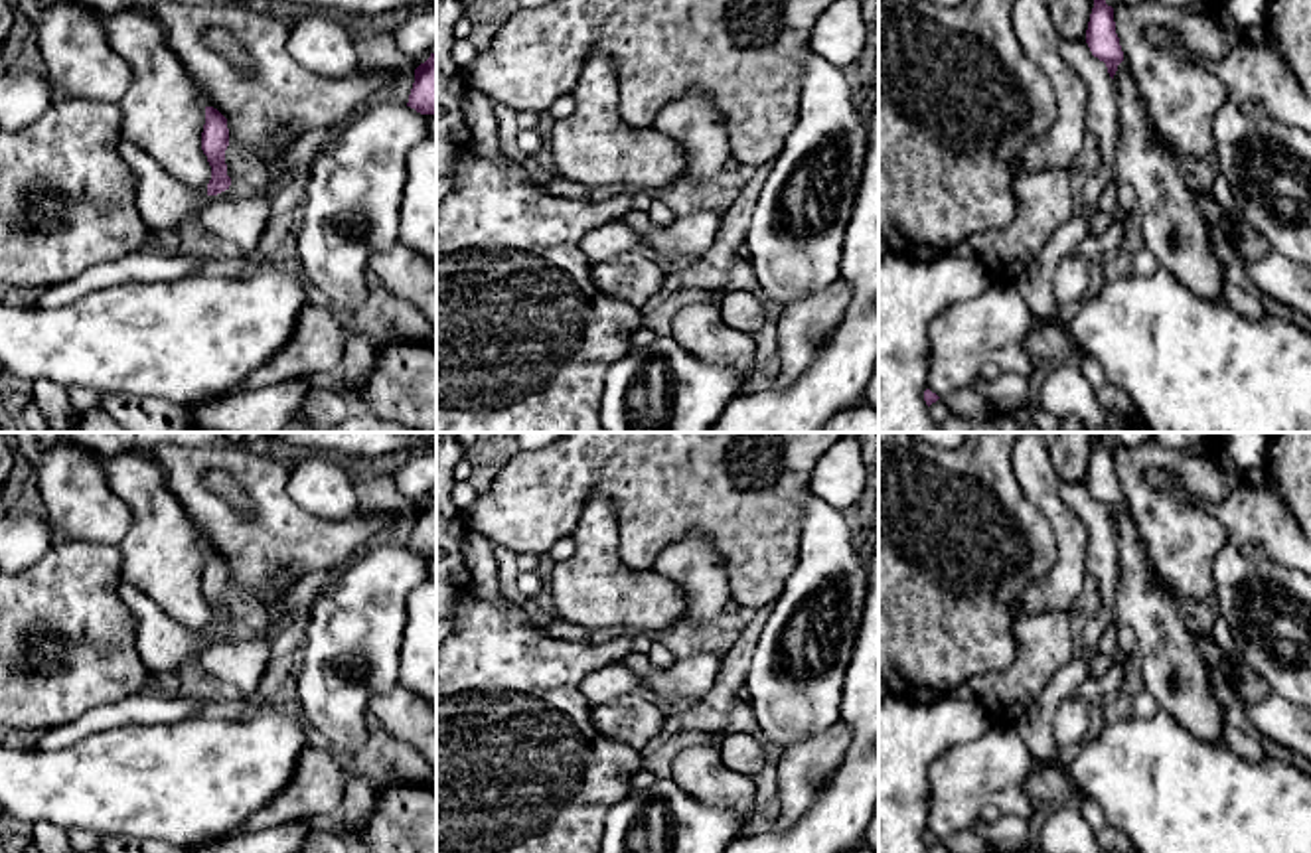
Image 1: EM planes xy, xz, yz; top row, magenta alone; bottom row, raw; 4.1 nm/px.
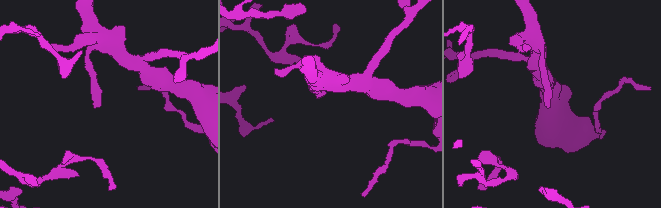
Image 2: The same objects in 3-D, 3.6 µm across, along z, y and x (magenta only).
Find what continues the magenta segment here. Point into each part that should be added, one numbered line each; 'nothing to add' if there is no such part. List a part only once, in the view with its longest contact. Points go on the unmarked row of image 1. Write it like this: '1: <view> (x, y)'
1: xy (166, 646)

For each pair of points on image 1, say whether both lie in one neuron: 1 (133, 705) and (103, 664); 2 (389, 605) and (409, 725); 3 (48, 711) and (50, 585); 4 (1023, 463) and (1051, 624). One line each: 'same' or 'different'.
1: different
2: different
3: same
4: different

